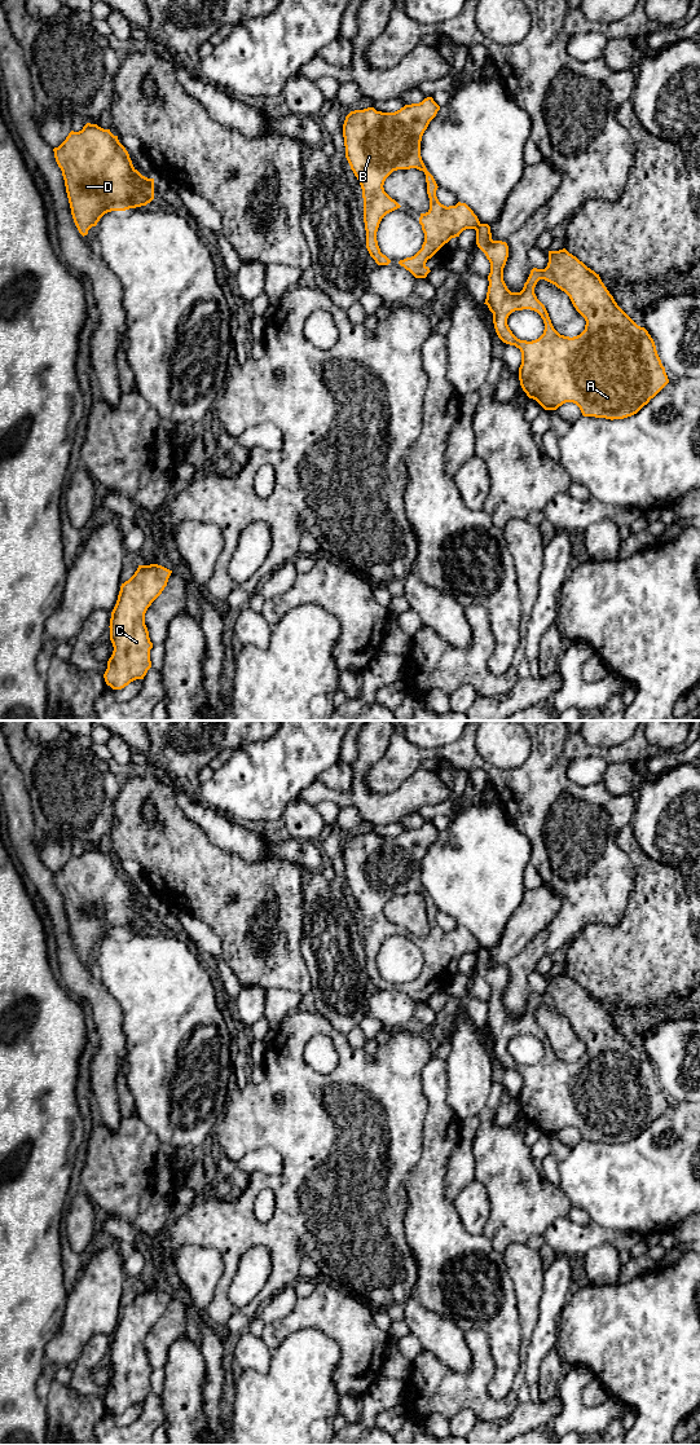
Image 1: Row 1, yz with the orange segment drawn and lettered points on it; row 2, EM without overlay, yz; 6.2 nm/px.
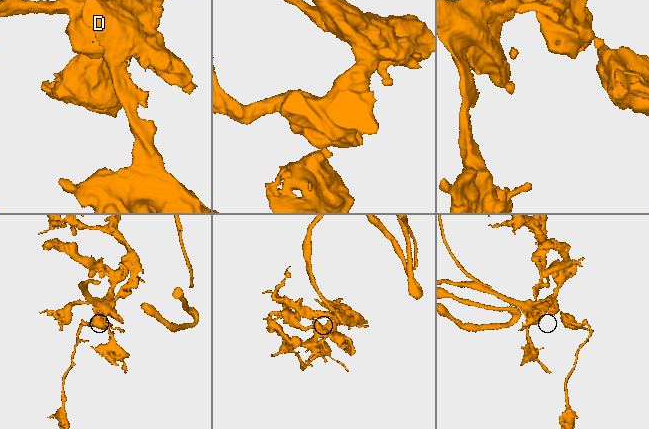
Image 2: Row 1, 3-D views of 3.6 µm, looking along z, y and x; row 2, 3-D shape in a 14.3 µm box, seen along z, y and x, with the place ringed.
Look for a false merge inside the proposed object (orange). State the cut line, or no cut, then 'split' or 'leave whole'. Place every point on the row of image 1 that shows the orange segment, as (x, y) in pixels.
cut yz (480, 224), (475, 229); split

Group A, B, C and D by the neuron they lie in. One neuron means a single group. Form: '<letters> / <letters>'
A / B C D

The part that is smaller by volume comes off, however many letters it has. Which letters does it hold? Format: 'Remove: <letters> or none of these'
Remove: A

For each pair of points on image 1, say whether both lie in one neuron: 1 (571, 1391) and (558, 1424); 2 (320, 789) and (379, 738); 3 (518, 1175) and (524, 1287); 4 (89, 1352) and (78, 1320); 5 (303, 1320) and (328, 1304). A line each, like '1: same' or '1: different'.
1: same
2: same
3: different
4: different
5: same

